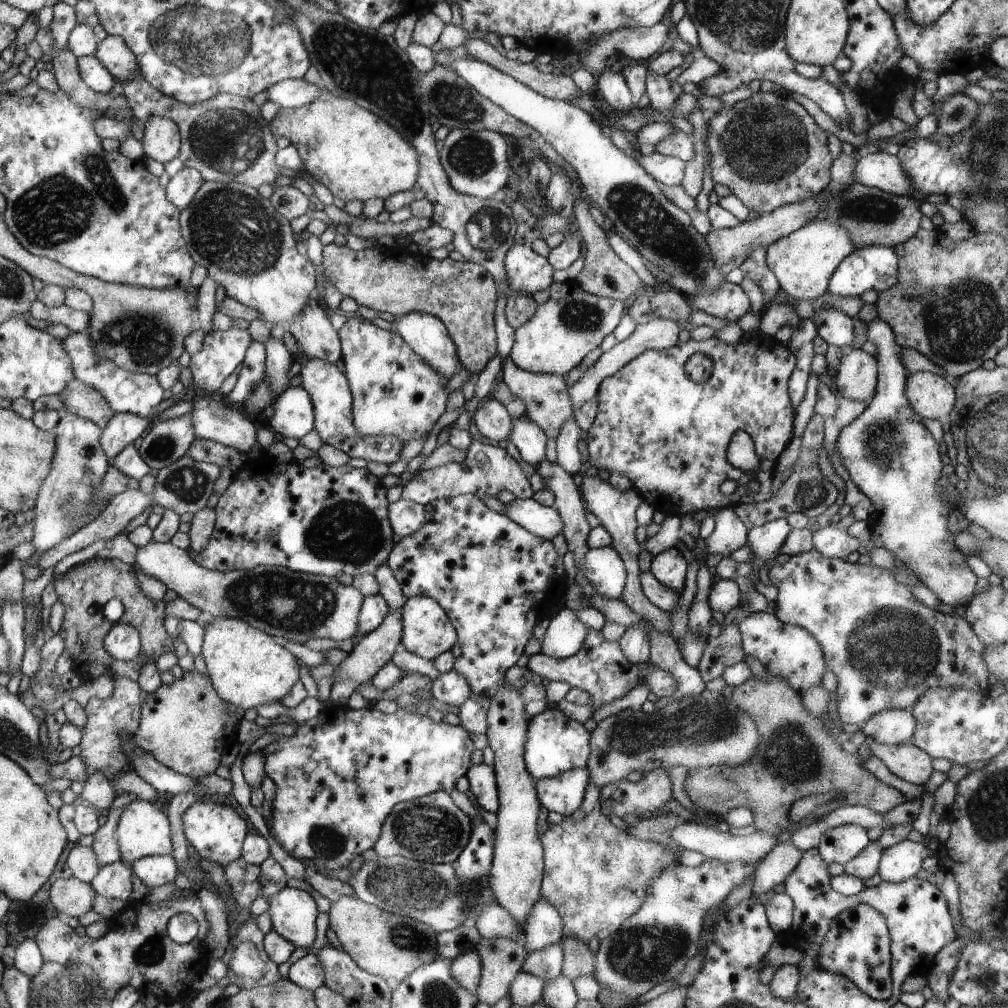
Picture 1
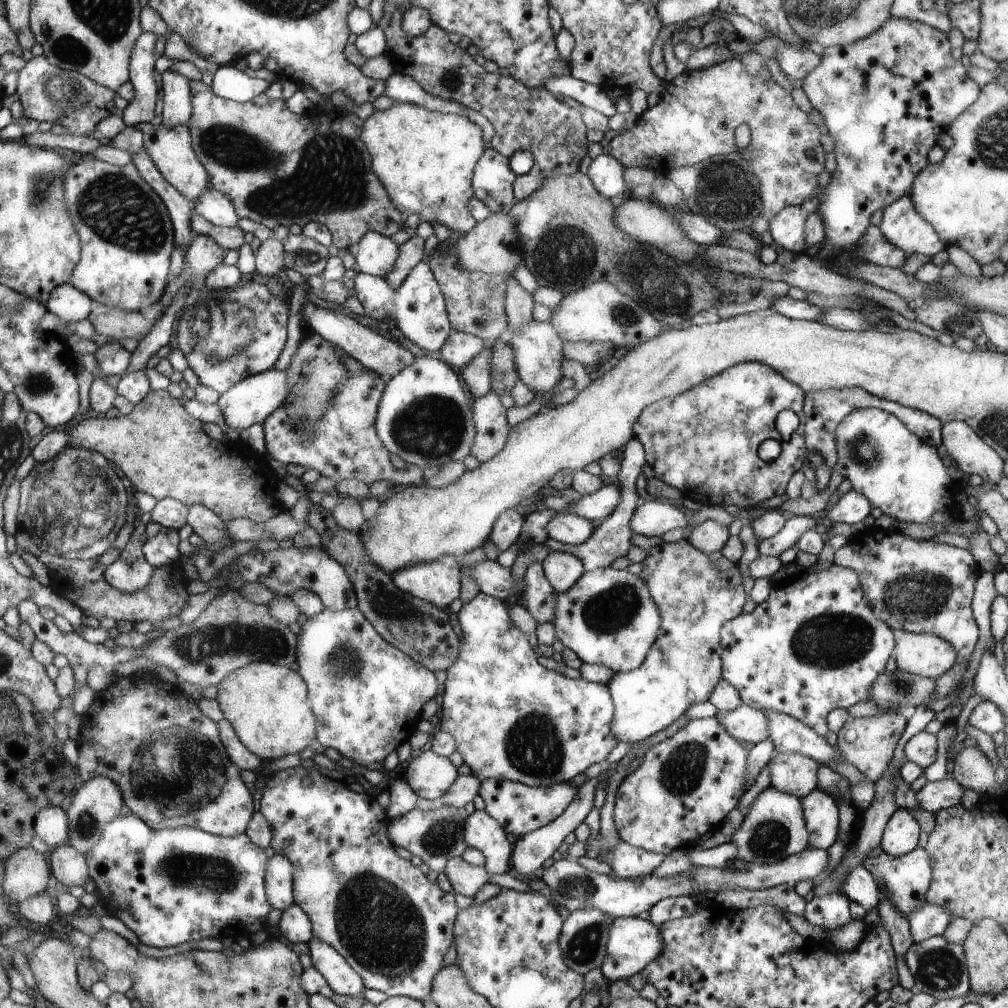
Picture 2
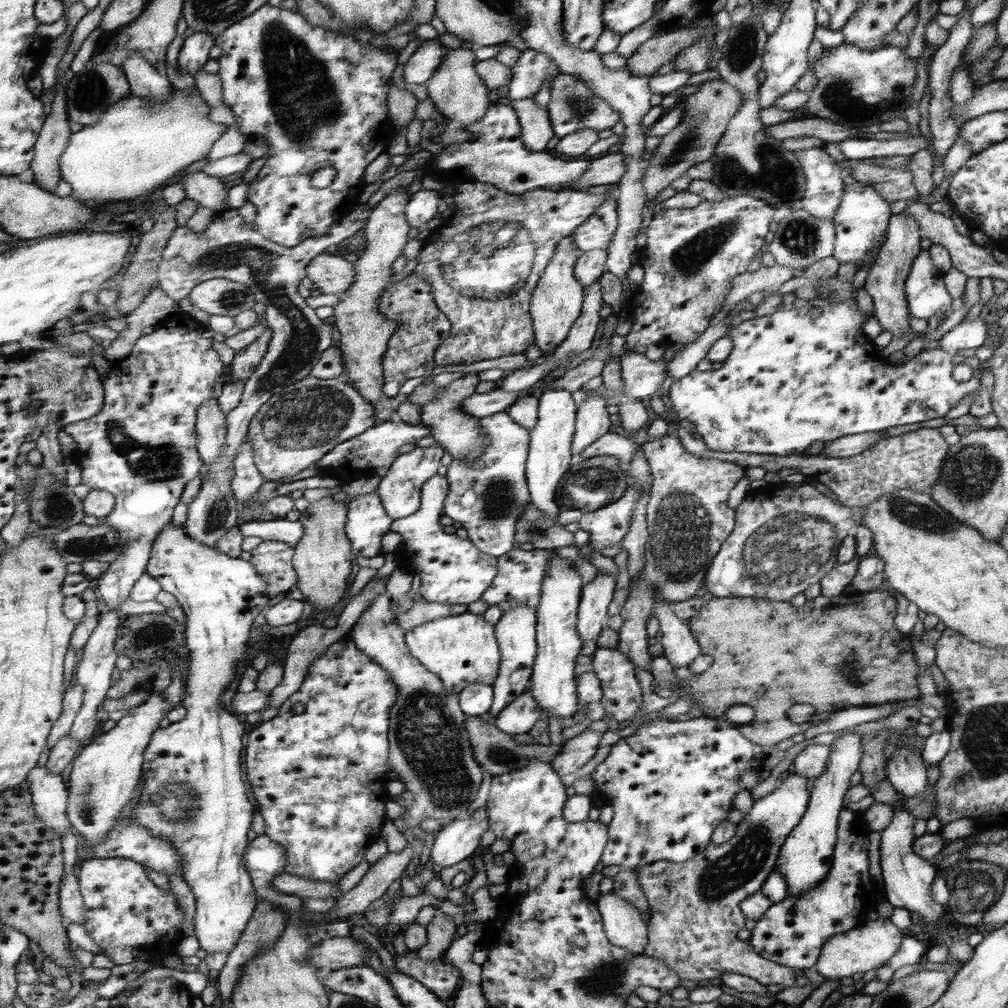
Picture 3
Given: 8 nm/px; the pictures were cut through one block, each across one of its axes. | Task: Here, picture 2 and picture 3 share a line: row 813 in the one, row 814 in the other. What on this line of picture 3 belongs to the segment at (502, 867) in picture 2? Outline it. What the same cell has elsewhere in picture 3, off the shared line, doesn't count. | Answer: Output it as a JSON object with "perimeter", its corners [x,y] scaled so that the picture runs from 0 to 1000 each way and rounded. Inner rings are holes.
{"perimeter":[[[483,799],[478,800],[468,811],[450,813],[435,825],[424,850],[429,851],[429,857],[444,861],[458,853],[466,852],[475,839],[478,827],[485,822],[483,803]]]}

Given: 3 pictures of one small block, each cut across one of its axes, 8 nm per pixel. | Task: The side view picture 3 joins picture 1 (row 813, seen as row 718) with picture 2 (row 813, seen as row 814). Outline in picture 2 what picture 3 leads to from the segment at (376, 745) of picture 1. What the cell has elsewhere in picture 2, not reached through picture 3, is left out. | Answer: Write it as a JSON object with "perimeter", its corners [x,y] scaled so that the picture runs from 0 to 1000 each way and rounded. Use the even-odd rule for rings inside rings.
{"perimeter":[[[299,758],[294,762],[284,762],[269,769],[263,781],[256,788],[258,798],[258,808],[264,812],[270,823],[269,842],[272,847],[285,851],[293,861],[293,897],[298,899],[310,917],[311,931],[315,931],[329,938],[352,964],[357,966],[363,981],[370,981],[381,984],[385,989],[403,988],[421,994],[428,987],[431,979],[432,969],[436,967],[437,960],[439,960],[438,953],[441,946],[446,942],[448,937],[448,917],[452,917],[452,893],[448,887],[438,885],[433,877],[429,877],[423,867],[417,863],[417,859],[411,859],[411,855],[399,853],[384,826],[387,813],[383,810],[383,805],[374,796],[374,791],[365,787],[354,788],[343,782],[337,776],[331,776],[327,772],[317,768],[312,762],[305,762]]]}

